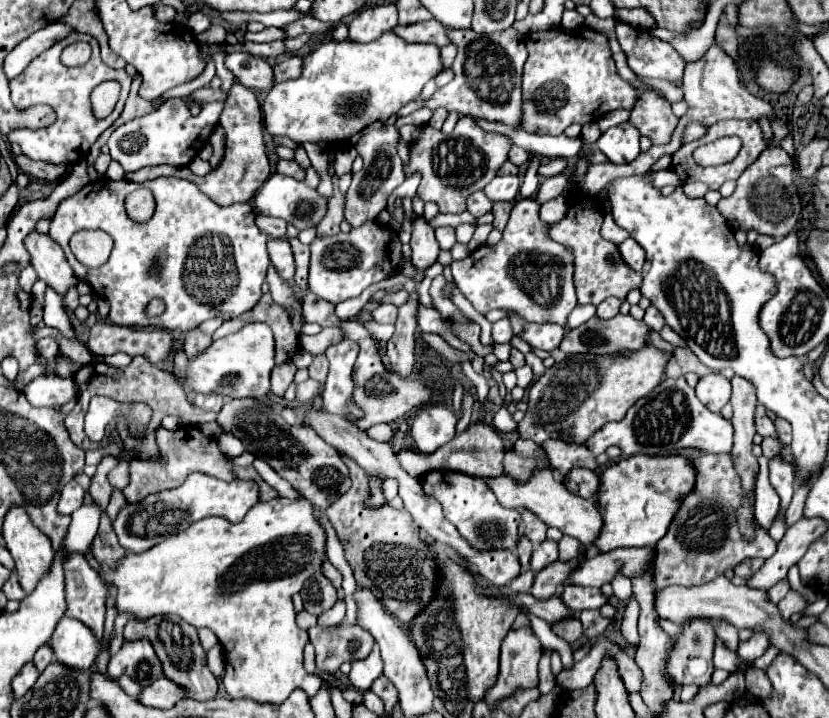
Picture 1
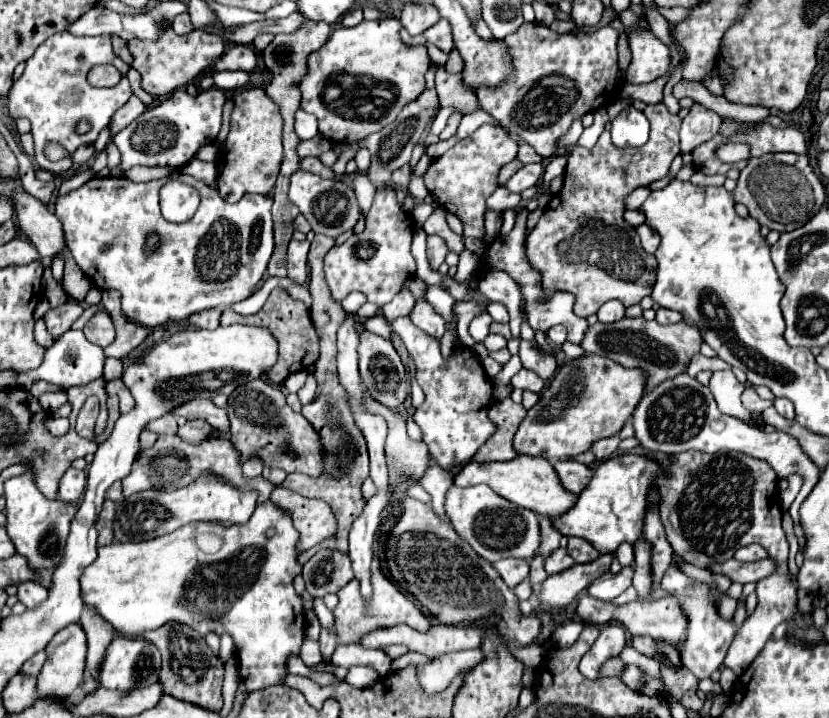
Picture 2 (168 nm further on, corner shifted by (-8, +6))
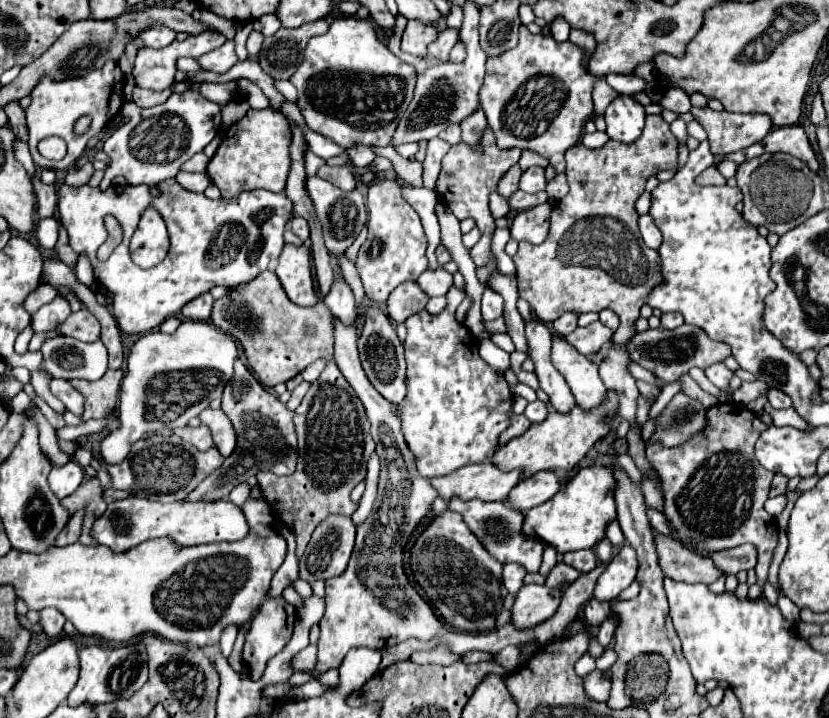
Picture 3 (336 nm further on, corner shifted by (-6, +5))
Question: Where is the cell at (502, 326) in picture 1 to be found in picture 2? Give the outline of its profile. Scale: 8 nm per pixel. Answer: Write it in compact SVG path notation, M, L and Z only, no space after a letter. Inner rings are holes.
M491 303L491 305L487 307L487 311L489 311L489 315L491 315L495 321L499 321L499 323L509 323L509 313L507 313L507 309L505 309L501 303Z

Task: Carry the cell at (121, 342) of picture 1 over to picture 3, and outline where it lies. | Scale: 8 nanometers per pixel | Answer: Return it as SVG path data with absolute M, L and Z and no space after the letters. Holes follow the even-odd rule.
M81 308L79 312L73 312L65 322L61 322L61 326L57 326L55 330L61 336L73 336L81 342L95 342L99 340L101 326L87 308Z

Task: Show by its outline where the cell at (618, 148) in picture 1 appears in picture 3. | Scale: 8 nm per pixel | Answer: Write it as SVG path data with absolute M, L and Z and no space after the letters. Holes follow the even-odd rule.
M617 94L605 112L607 134L619 142L633 142L641 136L645 122L645 108L627 94Z

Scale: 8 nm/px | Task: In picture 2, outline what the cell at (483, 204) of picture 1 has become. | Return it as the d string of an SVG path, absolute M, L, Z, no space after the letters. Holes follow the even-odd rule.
M497 187L493 191L493 195L487 197L487 209L495 209L495 211L503 213L507 209L515 209L519 205L519 201L521 201L519 193L509 195L509 191L505 187Z

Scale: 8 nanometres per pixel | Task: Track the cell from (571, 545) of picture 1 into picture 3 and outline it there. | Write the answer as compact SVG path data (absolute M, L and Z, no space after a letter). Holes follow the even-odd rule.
M587 548L587 550L577 550L577 552L567 552L563 556L563 562L577 568L581 574L587 574L597 566L597 556L591 548Z

